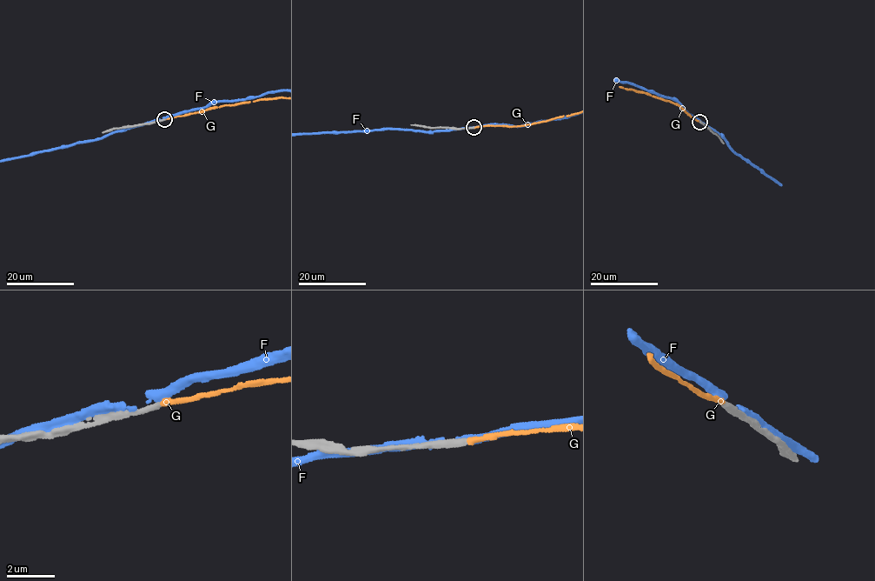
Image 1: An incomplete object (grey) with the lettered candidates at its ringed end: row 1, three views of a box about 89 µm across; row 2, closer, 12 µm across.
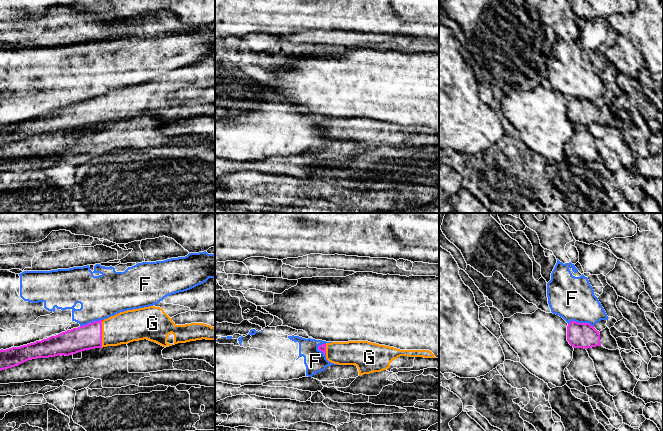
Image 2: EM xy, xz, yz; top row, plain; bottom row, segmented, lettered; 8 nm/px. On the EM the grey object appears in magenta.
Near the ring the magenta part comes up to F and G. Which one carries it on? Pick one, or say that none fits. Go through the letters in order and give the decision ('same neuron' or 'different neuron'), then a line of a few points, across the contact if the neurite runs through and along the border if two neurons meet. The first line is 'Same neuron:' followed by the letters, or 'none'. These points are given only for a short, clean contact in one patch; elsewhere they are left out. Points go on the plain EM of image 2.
Same neuron: G
F: different neuron; line yz (568, 99), (571, 97), (588, 98), (593, 102)
G: same neuron

